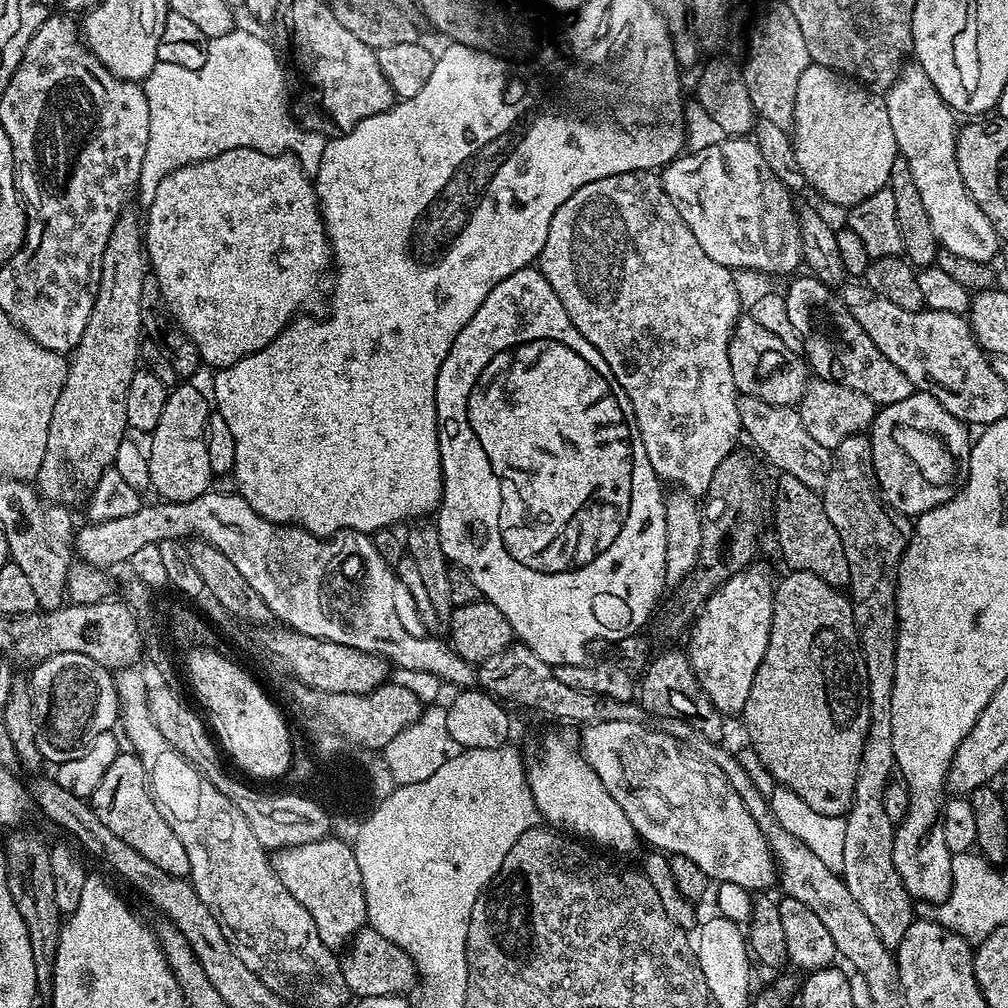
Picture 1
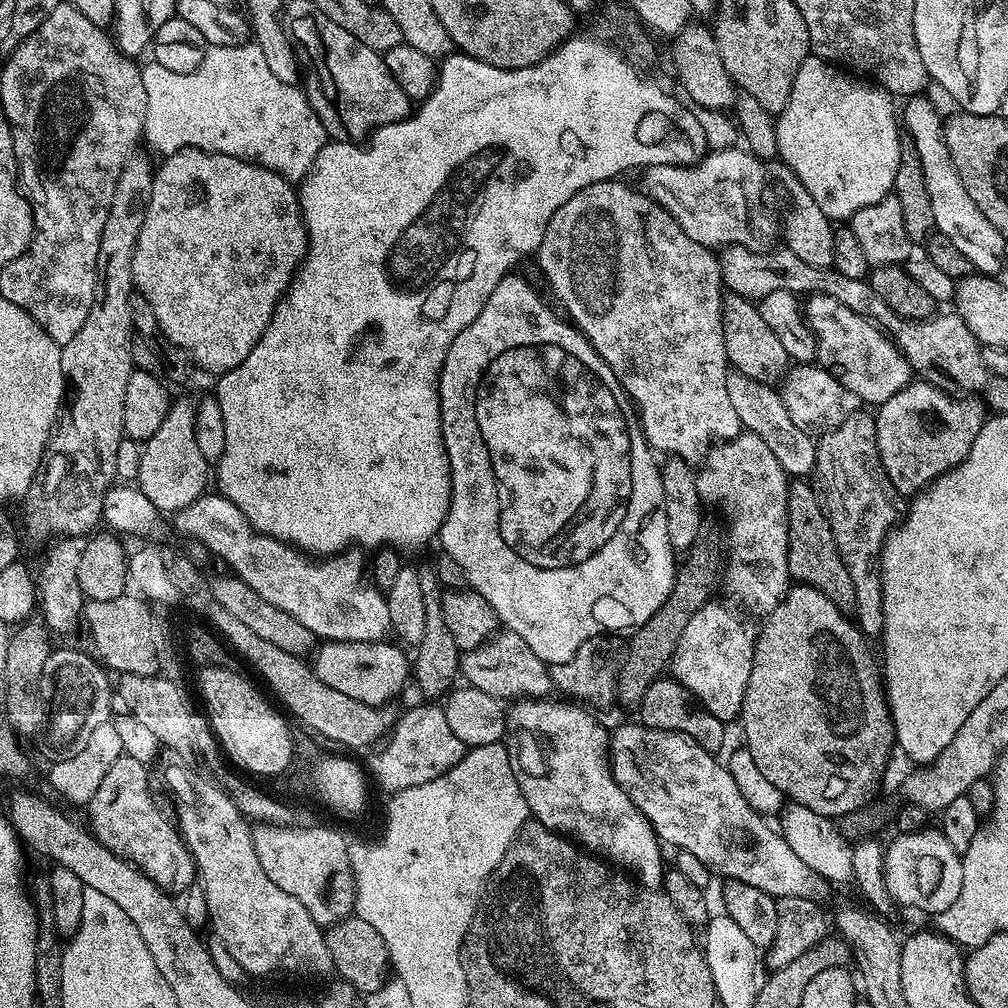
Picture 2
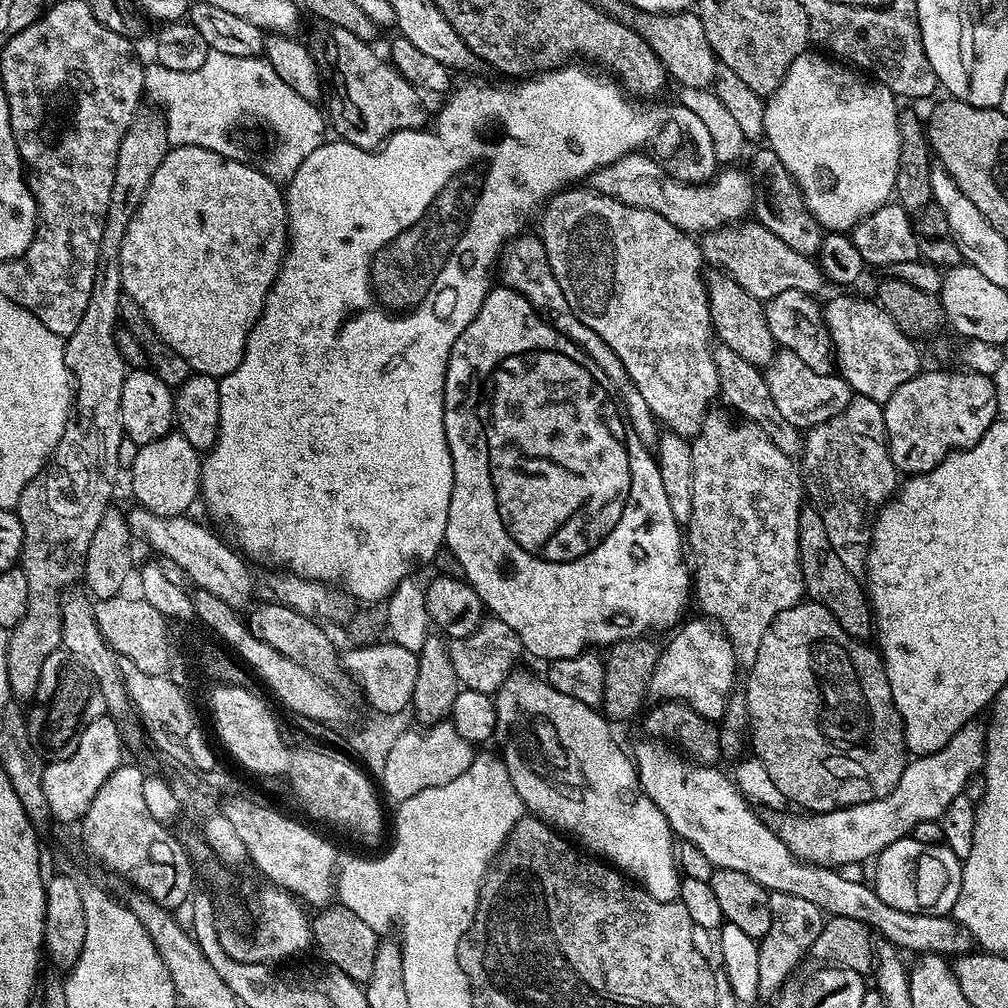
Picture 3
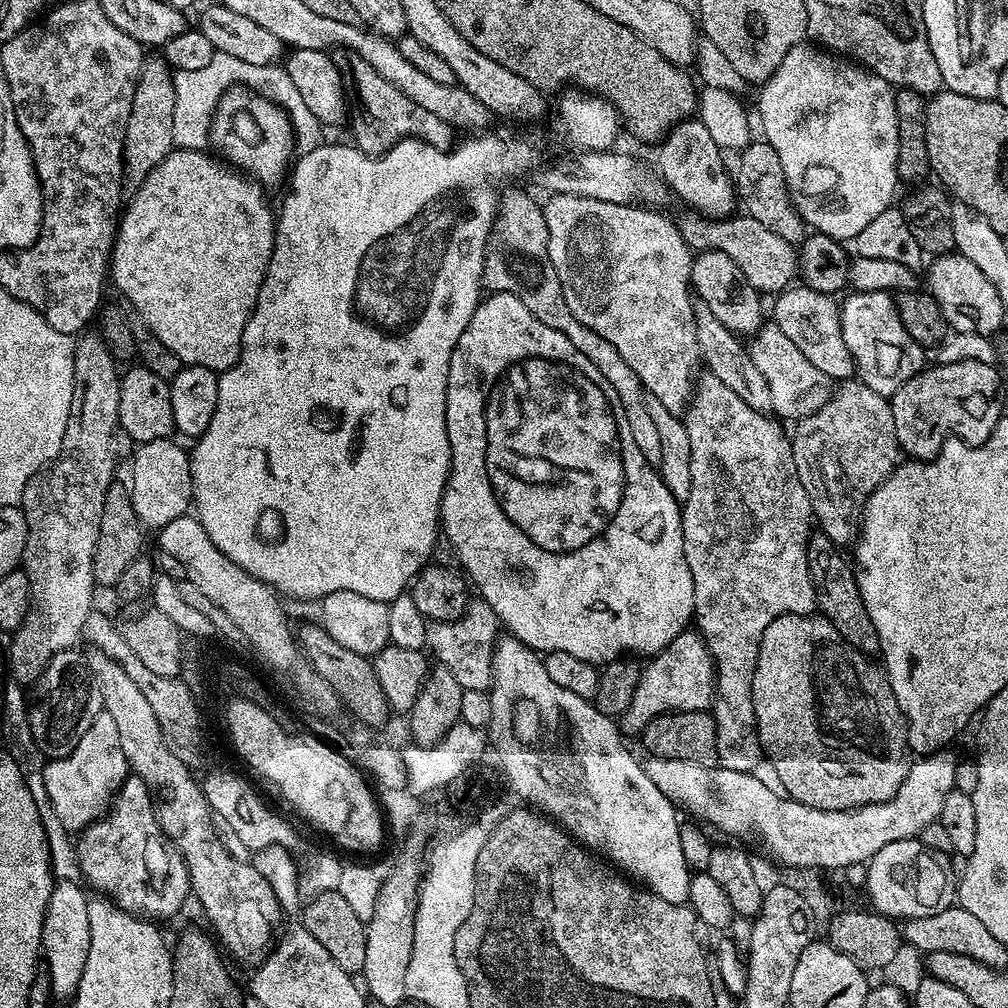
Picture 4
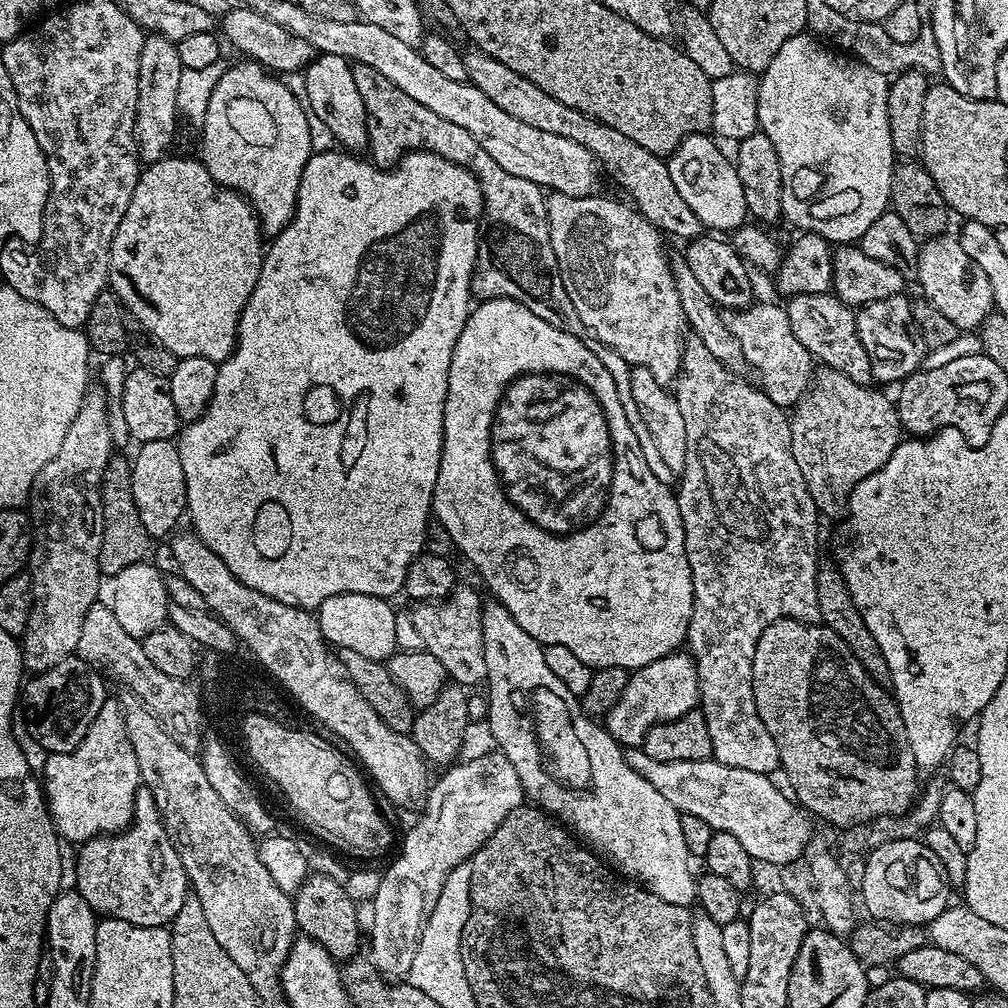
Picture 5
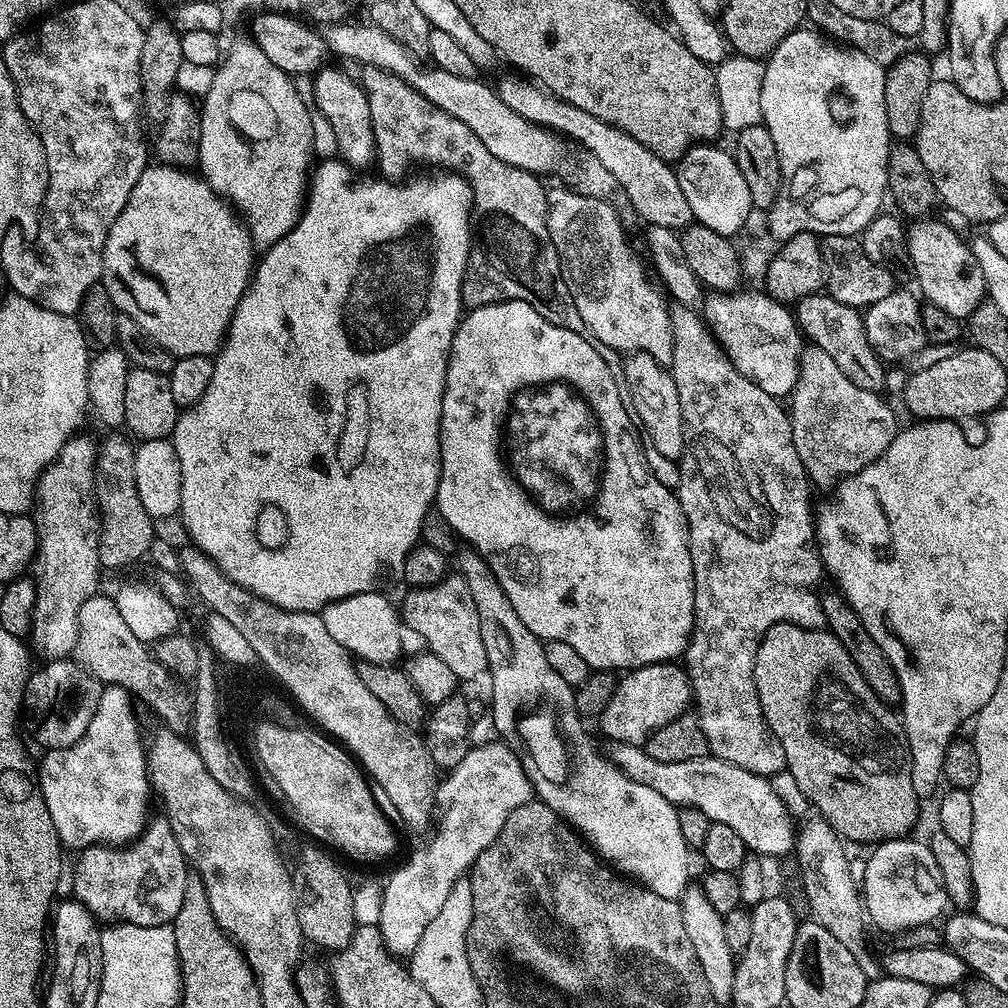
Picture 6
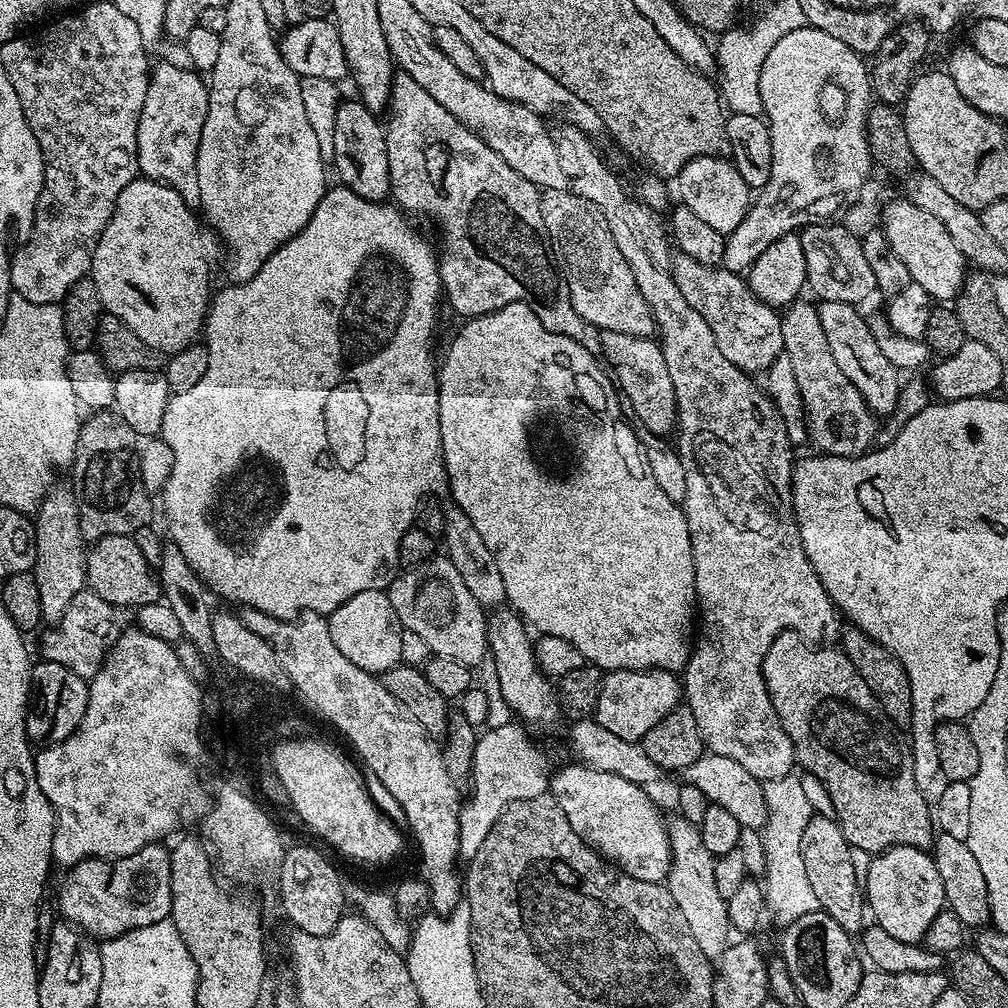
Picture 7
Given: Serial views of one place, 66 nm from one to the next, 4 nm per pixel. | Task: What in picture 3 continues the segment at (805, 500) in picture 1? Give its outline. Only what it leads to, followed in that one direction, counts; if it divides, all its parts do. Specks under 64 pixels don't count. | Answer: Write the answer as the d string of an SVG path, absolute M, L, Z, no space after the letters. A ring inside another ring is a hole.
M811 506L800 509L798 518L798 550L802 578L807 595L815 603L826 606L846 634L855 640L871 641L874 636L874 617L871 603L866 602L866 588L857 573L846 570L846 566L838 559L838 554L830 546L830 538L826 538L826 525L823 524L818 510Z

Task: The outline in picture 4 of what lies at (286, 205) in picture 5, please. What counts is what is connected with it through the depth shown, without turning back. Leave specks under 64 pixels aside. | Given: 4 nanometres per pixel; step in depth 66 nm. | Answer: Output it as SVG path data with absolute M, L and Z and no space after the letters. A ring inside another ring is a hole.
M243 86L230 88L221 96L212 115L210 144L233 169L247 174L261 186L280 184L283 180L285 183L294 160L292 152L297 151L288 115L272 100Z

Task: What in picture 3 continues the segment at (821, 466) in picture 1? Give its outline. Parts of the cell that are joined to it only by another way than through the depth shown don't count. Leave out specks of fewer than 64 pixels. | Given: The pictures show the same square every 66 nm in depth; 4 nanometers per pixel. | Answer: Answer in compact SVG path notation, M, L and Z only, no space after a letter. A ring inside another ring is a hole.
M725 344L713 347L712 353L714 366L718 366L722 400L725 400L734 411L741 412L739 415L743 419L750 420L762 430L766 430L766 434L774 442L774 446L782 450L782 454L793 458L799 457L804 451L804 436L801 429L786 422L786 418L782 418L782 413L778 411L778 406L774 406L774 398L770 398L770 386L764 381L763 371L757 365L746 362L746 358L734 354L734 350L730 350L730 346Z

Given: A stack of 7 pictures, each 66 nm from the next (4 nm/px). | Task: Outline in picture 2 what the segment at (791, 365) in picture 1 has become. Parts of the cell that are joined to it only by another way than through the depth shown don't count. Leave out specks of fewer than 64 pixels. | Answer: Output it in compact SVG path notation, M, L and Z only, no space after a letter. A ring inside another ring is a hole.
M728 294L724 297L724 341L728 363L739 375L754 378L759 384L776 386L783 381L790 368L790 357L778 342L774 330L766 326L759 307L743 296Z

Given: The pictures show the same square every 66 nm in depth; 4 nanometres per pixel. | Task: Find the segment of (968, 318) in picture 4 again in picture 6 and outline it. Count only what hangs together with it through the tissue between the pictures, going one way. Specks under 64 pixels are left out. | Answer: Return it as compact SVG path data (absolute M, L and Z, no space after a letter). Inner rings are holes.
M920 218L913 228L907 229L907 250L912 259L915 283L920 283L919 291L924 291L923 299L931 307L941 308L946 314L961 322L986 299L986 289L982 278L982 266L974 258L971 247L959 231L945 224L943 219Z

